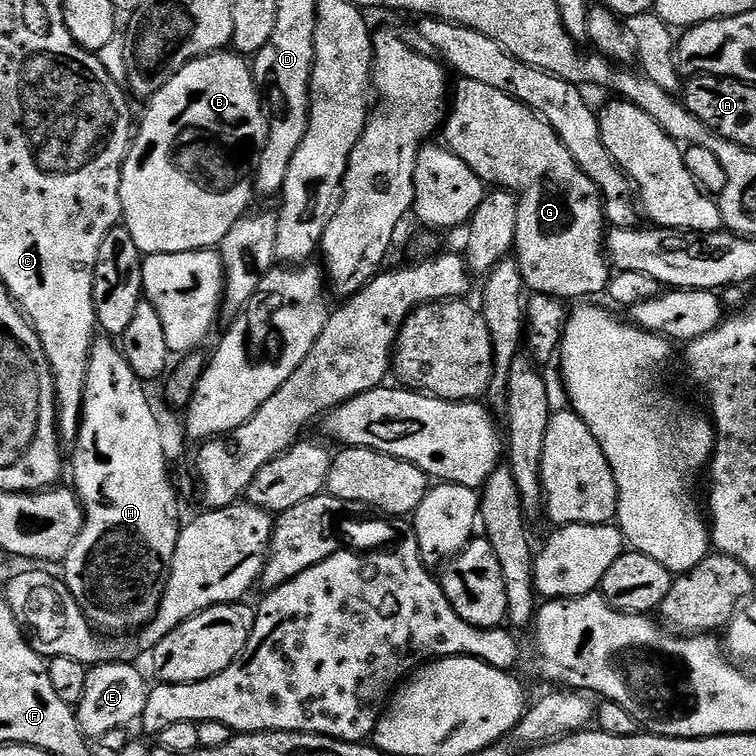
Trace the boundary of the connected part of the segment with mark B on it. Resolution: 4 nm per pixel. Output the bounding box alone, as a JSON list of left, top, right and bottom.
[120,50,270,256]

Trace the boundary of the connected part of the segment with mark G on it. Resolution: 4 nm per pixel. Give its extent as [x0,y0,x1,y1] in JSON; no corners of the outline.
[442,78,610,302]

